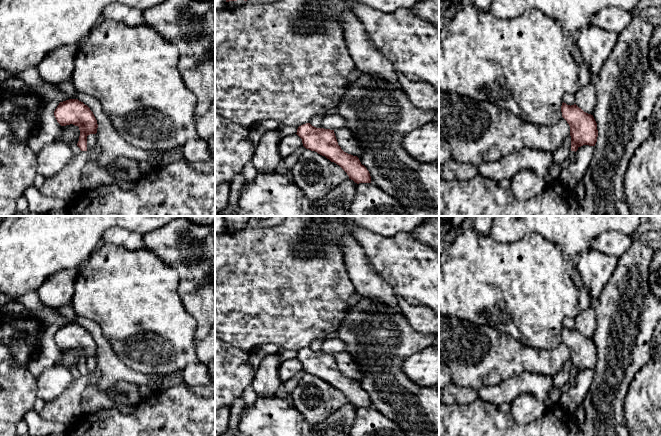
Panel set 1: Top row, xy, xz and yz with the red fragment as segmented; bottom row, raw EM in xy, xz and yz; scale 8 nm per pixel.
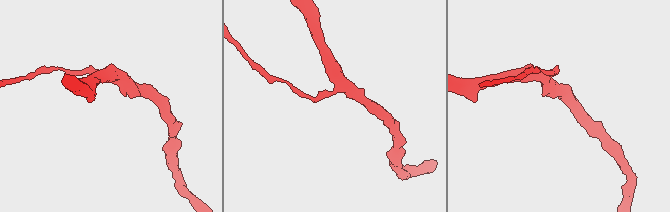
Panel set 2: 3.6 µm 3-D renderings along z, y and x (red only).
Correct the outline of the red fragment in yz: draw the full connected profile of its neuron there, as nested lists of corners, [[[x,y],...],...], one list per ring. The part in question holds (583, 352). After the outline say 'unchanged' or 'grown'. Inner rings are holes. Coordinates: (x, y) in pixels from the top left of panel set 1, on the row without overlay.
[[[562,327],[562,341],[570,350],[571,375],[583,369],[595,370],[598,361],[597,347],[593,339],[584,336],[576,328]]]; unchanged

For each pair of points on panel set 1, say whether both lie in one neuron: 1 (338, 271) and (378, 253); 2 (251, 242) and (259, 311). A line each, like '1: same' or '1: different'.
1: different
2: same

